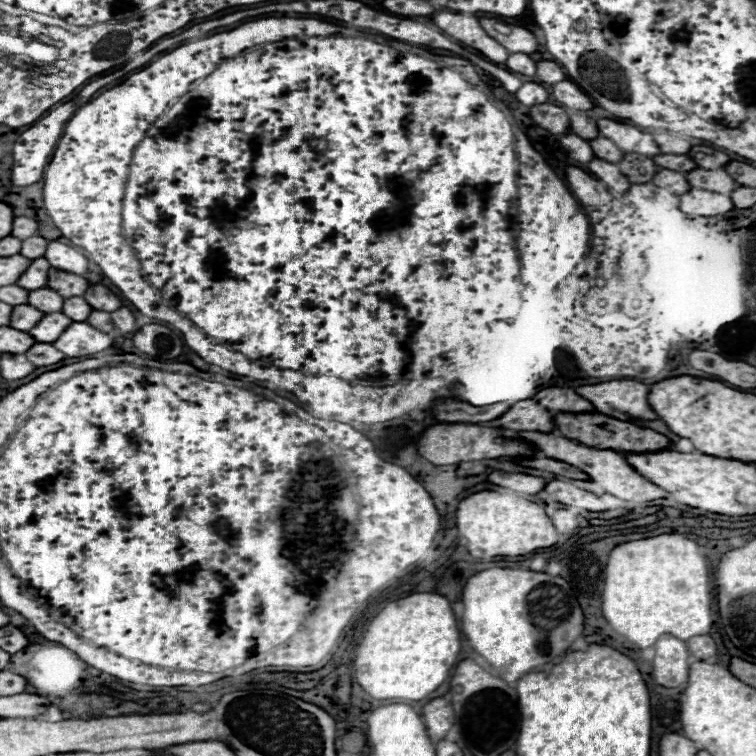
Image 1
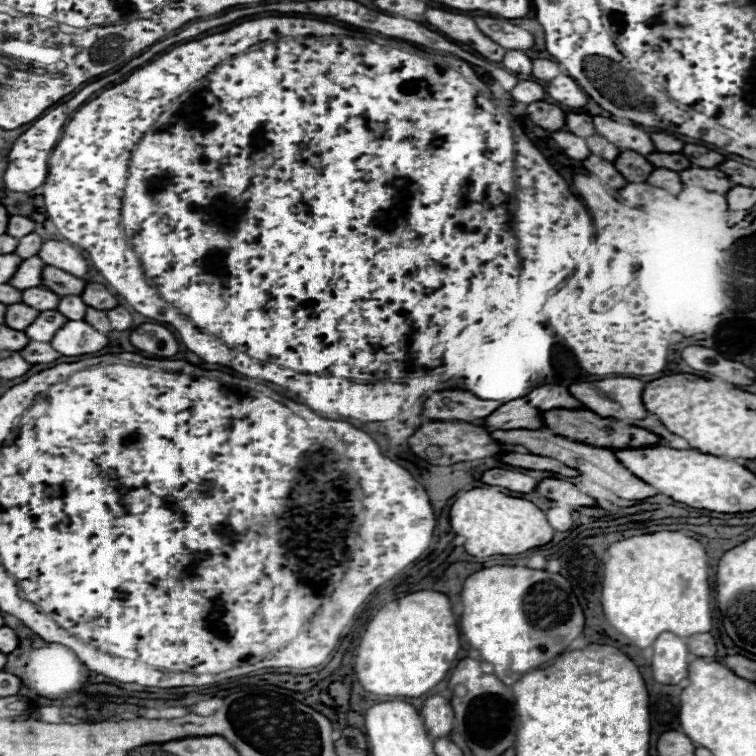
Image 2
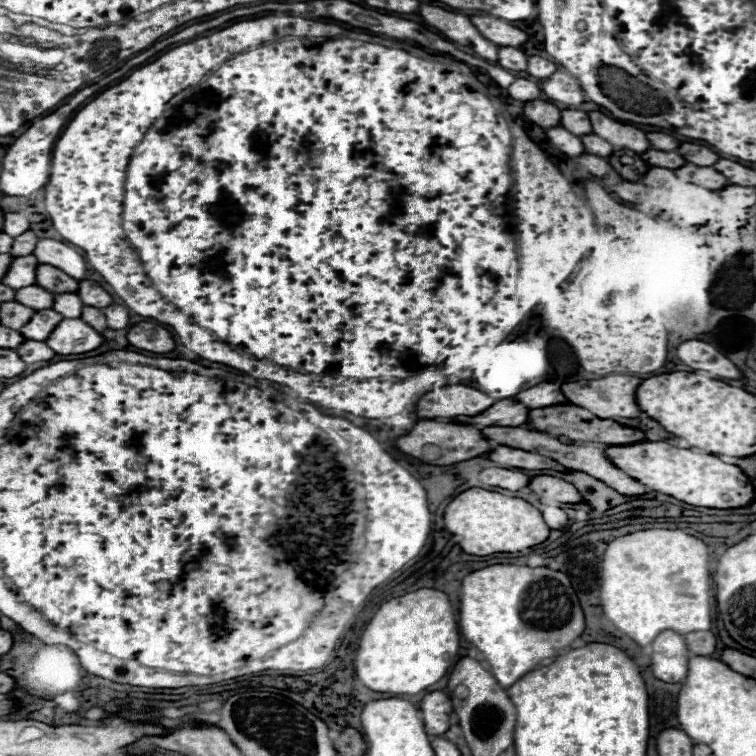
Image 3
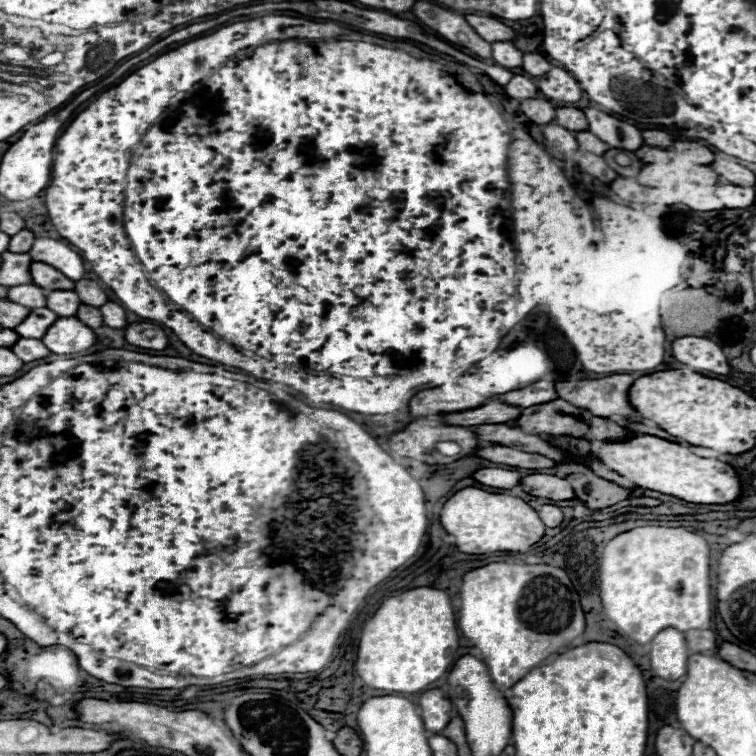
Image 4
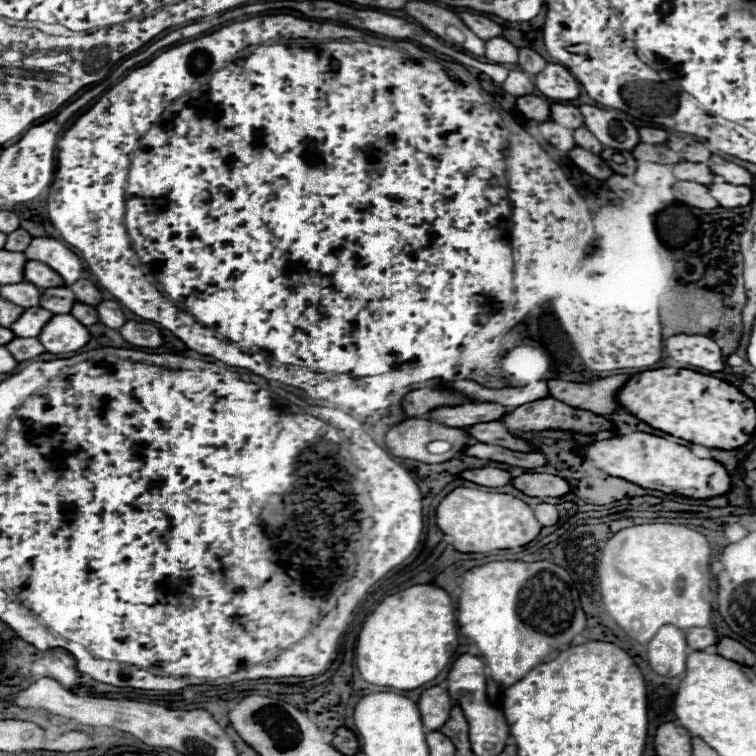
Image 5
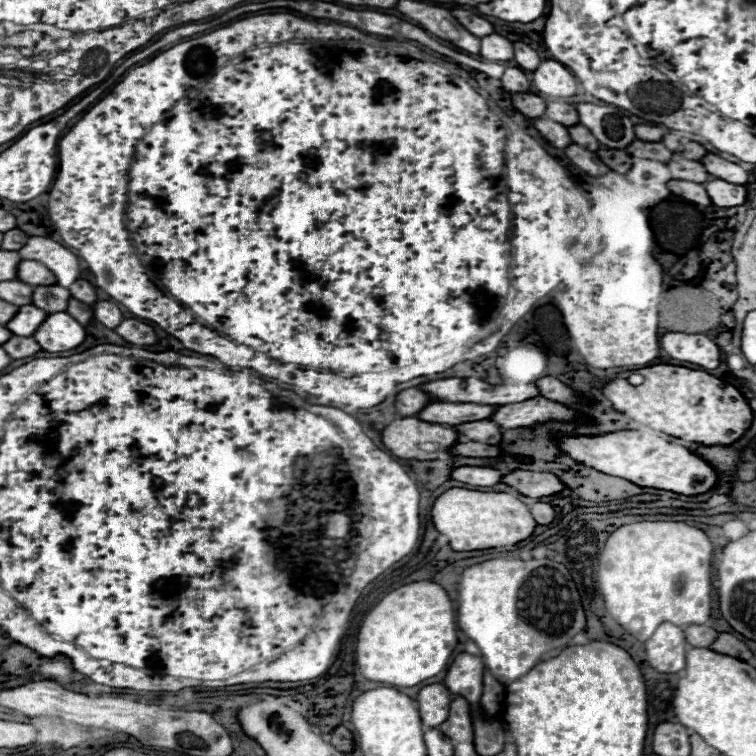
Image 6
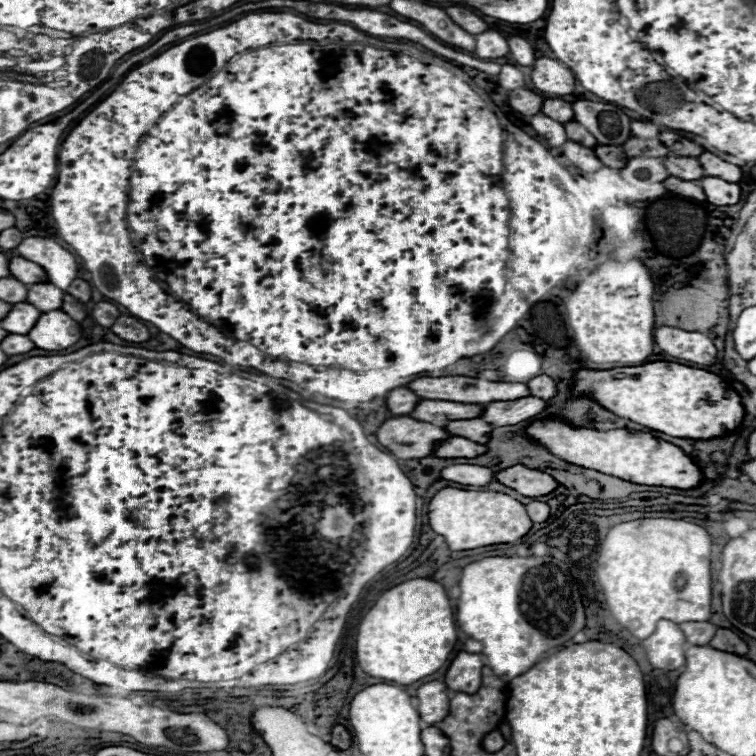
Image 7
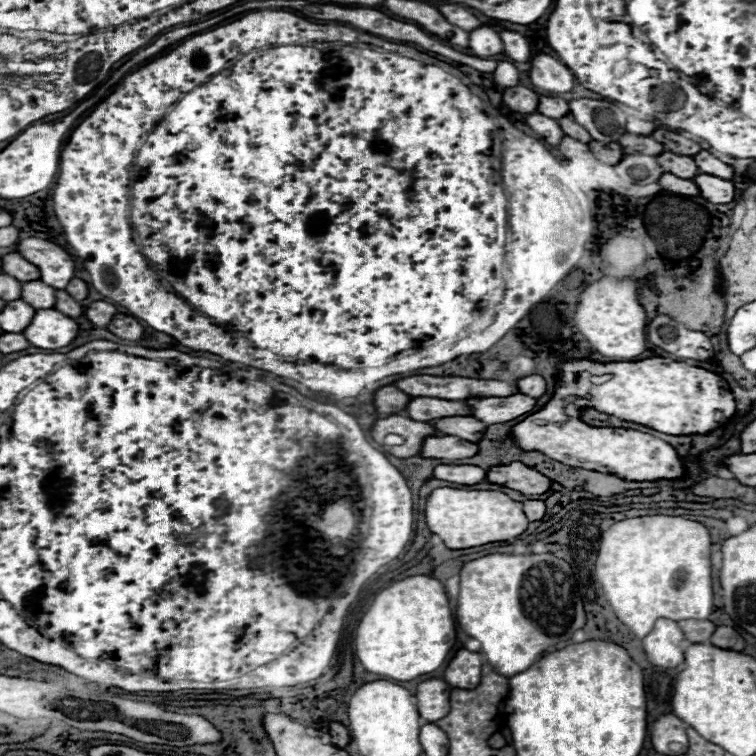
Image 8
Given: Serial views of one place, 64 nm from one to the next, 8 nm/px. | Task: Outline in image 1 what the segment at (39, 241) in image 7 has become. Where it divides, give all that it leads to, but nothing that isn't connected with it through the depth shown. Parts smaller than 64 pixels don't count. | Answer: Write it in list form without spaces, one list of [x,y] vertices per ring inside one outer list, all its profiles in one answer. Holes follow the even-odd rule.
[[[50,242],[44,258],[50,262],[52,268],[58,268],[64,272],[72,272],[78,276],[88,272],[88,258],[62,242]]]

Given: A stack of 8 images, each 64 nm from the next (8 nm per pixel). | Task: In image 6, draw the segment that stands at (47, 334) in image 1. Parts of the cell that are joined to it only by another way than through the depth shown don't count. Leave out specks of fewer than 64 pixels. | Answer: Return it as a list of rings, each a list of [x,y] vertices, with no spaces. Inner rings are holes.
[[[20,306],[18,314],[6,324],[6,328],[16,336],[34,336],[46,316],[48,314],[36,306]]]

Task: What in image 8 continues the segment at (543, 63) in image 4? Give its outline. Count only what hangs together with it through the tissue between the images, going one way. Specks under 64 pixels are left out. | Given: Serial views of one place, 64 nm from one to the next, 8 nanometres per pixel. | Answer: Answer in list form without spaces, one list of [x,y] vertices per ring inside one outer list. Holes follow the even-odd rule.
[[[502,32],[500,38],[504,42],[506,56],[510,56],[512,60],[516,60],[516,62],[528,62],[532,58],[528,40],[522,34],[518,34],[518,32]]]

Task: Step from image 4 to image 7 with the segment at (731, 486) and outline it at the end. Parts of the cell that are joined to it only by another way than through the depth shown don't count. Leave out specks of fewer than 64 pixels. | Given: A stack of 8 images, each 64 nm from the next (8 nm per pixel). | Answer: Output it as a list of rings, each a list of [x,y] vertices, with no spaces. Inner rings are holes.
[[[558,418],[536,420],[528,426],[528,436],[532,440],[544,444],[554,456],[560,456],[562,460],[572,462],[576,466],[584,466],[608,476],[616,476],[646,486],[668,486],[668,488],[690,490],[690,488],[698,488],[704,482],[702,470],[698,468],[696,462],[692,462],[688,454],[684,454],[682,448],[644,432],[632,432],[632,430],[610,430],[610,432],[612,436],[602,436],[602,432],[598,430],[572,428],[570,424],[560,422]]]

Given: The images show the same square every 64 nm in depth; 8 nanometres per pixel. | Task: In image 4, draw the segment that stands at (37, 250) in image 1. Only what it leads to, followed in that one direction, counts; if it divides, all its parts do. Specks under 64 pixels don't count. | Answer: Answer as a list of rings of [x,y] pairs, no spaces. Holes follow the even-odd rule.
[[[22,230],[20,234],[16,234],[16,236],[10,238],[8,250],[14,252],[14,254],[24,254],[24,252],[28,252],[32,248],[34,240],[36,240],[36,236],[30,230]]]

